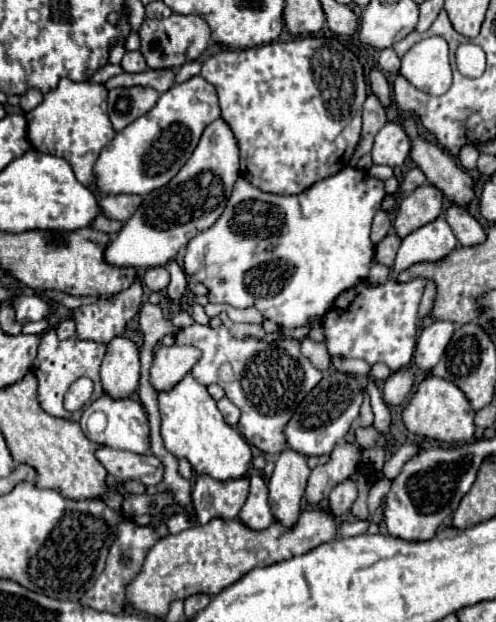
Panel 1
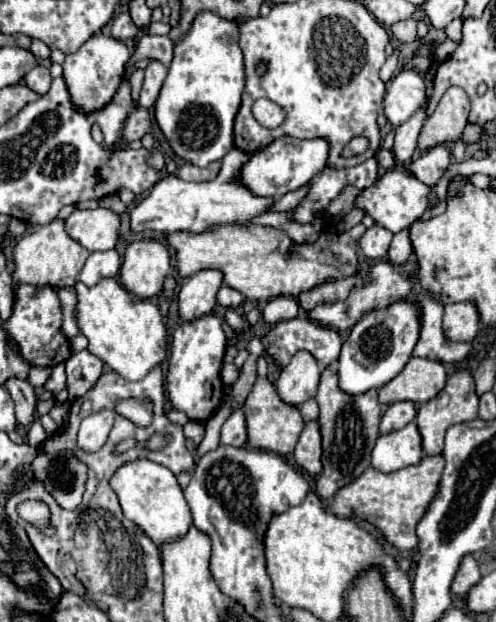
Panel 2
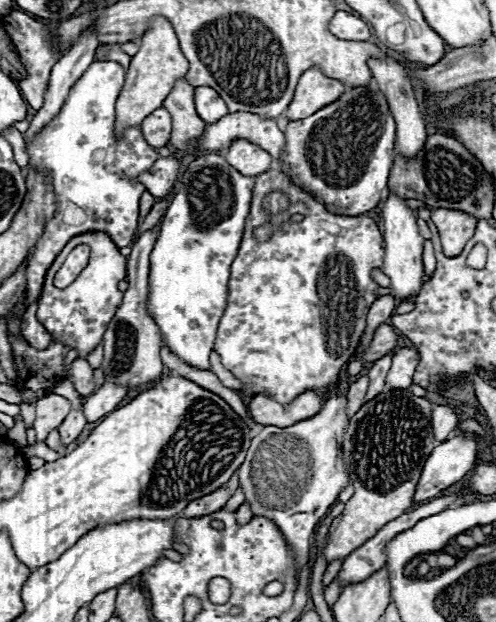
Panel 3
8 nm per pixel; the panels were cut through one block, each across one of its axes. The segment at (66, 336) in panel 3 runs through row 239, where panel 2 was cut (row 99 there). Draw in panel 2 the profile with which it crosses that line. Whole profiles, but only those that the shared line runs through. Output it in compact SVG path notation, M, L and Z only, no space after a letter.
M96 32L86 44L82 44L78 52L68 54L62 68L64 68L64 80L70 90L74 106L78 110L90 112L90 110L98 110L104 104L108 104L122 82L124 64L128 62L128 58L130 58L130 52L126 44L102 32Z

